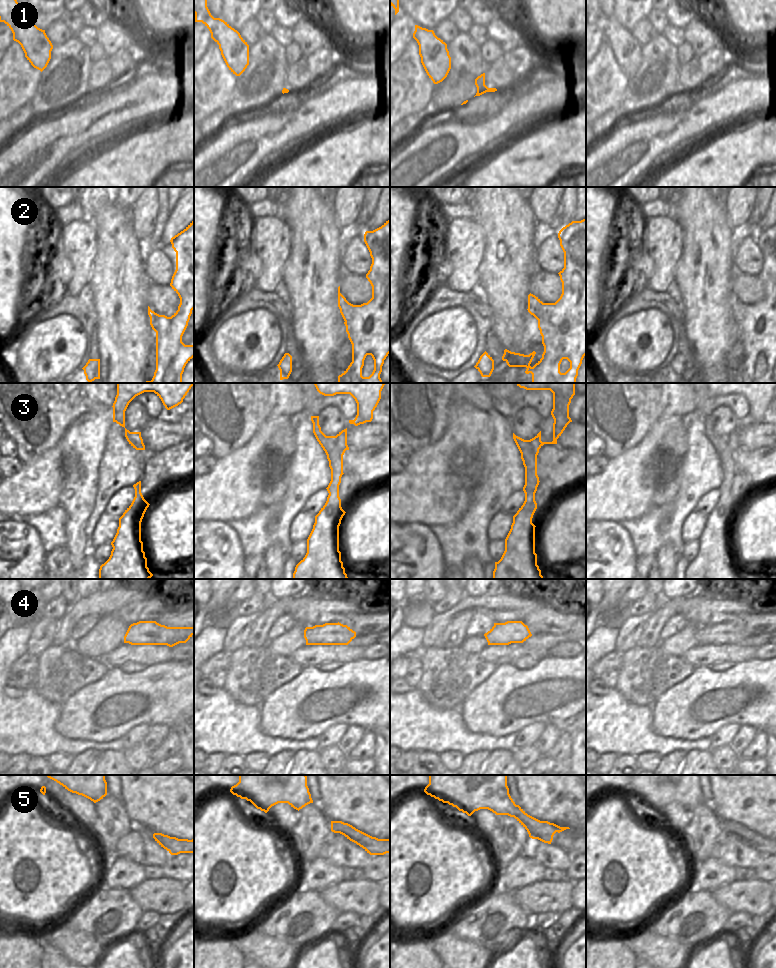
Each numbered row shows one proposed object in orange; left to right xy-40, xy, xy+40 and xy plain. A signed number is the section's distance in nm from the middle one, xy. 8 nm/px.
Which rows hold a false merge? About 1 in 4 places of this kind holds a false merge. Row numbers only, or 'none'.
2

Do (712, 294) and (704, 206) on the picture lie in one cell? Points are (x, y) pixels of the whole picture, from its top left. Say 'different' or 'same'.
same

